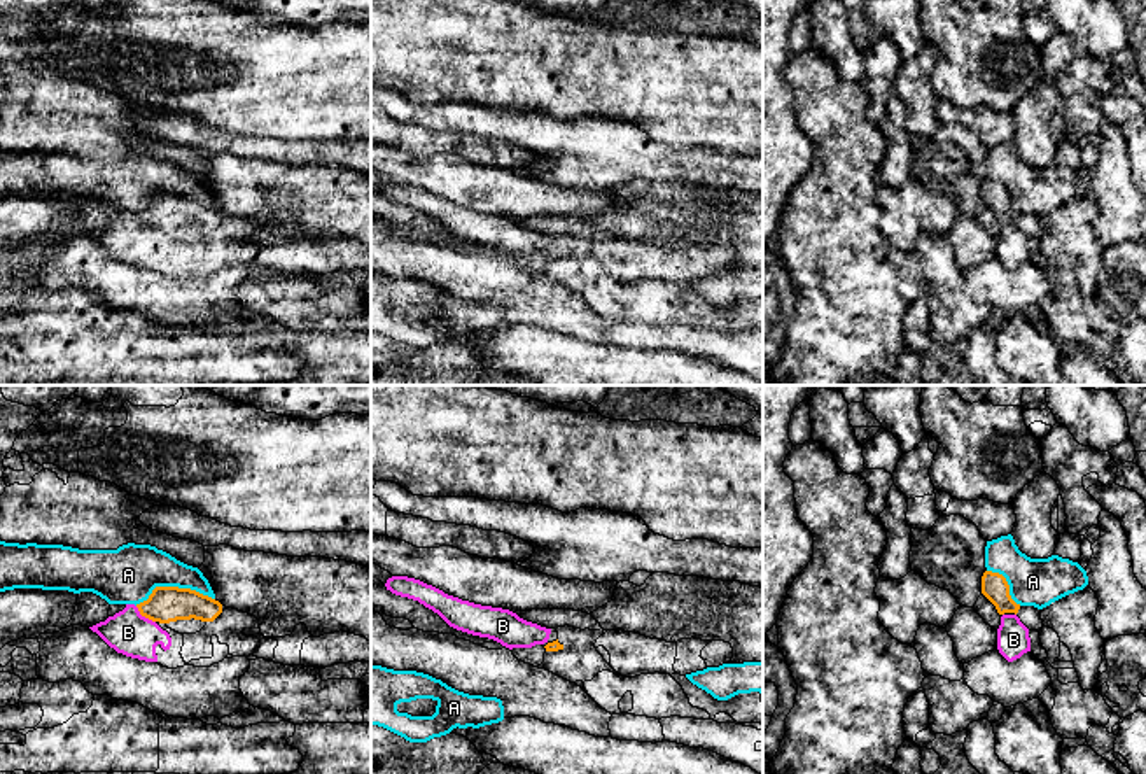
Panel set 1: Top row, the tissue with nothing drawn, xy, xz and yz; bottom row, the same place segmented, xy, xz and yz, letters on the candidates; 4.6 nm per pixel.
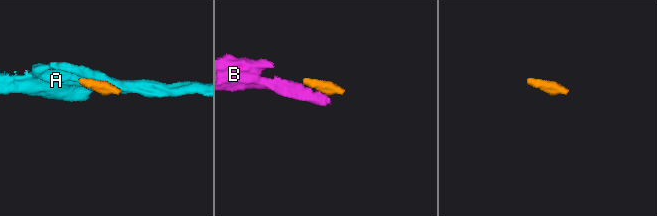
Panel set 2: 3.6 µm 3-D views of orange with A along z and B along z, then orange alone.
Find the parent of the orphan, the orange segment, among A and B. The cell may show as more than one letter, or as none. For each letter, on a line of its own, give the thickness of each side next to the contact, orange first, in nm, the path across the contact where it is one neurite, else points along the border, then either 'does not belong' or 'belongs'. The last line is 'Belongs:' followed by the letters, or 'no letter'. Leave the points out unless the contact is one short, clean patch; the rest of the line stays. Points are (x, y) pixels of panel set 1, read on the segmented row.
A: calibres 170 and 260 nm; does not belong
B: calibres 170 and 200 nm; belongs
Belongs: B

